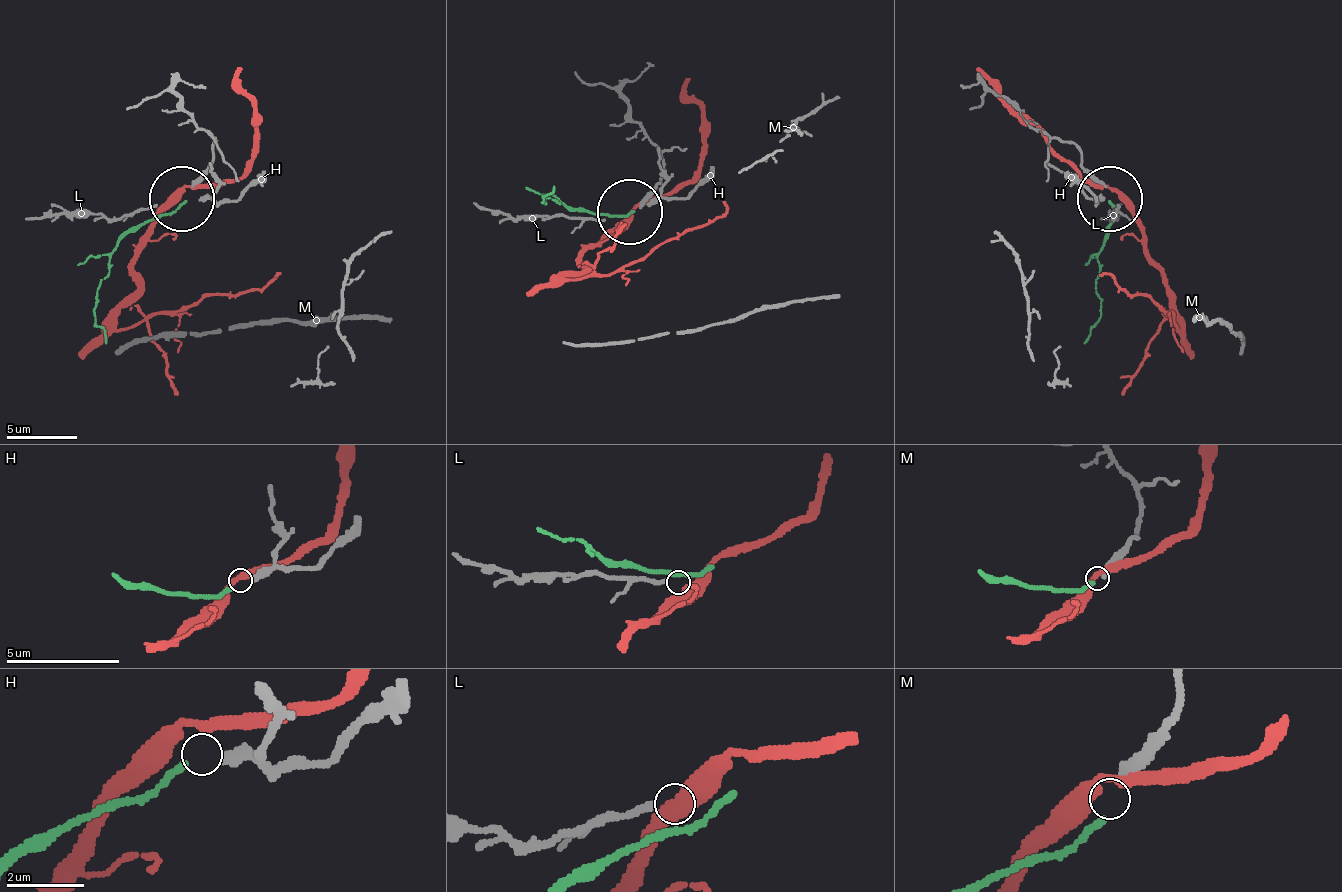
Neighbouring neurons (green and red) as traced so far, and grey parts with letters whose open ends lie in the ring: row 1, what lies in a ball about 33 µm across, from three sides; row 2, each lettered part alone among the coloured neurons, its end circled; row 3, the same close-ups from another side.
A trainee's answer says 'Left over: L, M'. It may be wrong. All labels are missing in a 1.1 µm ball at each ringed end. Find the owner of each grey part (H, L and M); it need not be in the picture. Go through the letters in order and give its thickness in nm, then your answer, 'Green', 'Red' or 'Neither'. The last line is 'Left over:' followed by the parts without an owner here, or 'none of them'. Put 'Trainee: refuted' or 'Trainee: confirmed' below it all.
H: Thickness 280 nm. Neither
L: Thickness 170 nm. Neither
M: Thickness 240 nm. Green
Left over: H, L
Trainee: refuted

